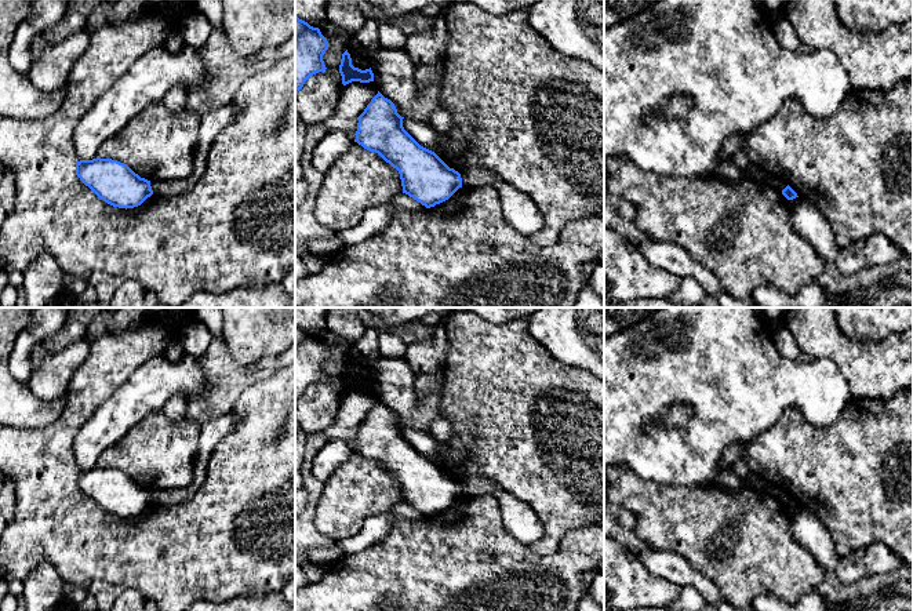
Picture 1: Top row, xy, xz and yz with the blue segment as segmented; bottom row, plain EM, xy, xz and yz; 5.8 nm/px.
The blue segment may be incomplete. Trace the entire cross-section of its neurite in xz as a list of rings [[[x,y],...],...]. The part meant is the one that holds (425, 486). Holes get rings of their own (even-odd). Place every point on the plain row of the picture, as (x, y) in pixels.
[[[379,400],[357,426],[356,448],[370,461],[378,462],[400,483],[403,502],[426,517],[448,509],[462,487],[434,461],[421,455],[403,436],[394,412]]]

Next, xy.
[[[112,468],[80,469],[76,484],[105,512],[119,517],[141,514],[153,503],[150,490]]]

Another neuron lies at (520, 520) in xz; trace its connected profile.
[[[470,476],[459,481],[463,497],[492,494],[501,506],[503,525],[508,532],[525,546],[538,542],[543,537],[543,527],[535,510],[525,502],[506,492],[495,481]]]

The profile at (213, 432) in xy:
[[[225,414],[214,417],[201,425],[199,454],[194,462],[193,480],[186,488],[154,488],[150,490],[153,503],[157,506],[174,506],[189,501],[196,491],[201,487],[207,477],[207,465],[223,437],[234,426],[233,415]]]

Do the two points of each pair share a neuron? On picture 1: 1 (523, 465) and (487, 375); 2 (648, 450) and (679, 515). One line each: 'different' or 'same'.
1: same
2: different

